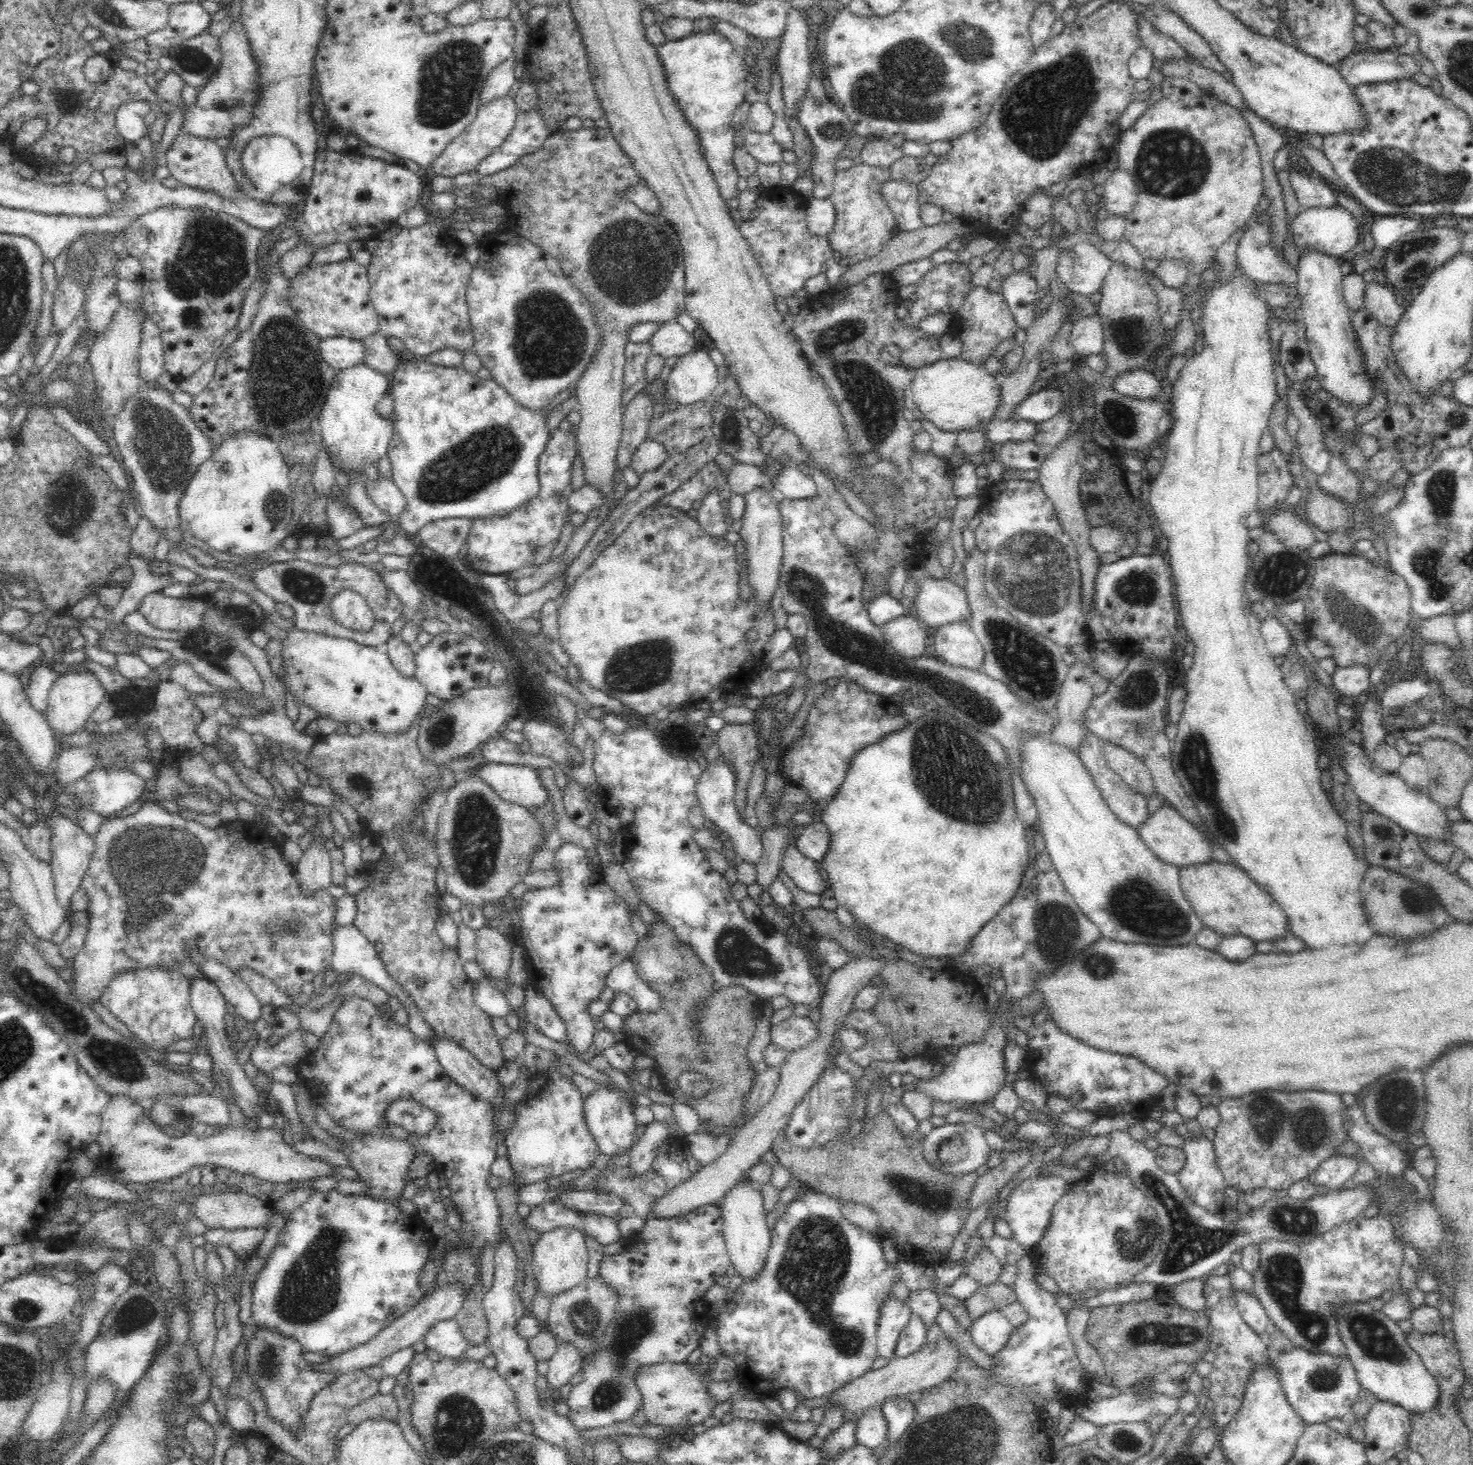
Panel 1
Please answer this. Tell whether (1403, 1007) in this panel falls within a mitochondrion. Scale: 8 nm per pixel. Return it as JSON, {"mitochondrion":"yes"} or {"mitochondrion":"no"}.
{"mitochondrion":"no"}

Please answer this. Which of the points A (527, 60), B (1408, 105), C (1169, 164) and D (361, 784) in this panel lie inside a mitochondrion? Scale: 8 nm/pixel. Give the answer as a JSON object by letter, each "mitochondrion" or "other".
{"A":"other","B":"other","C":"mitochondrion","D":"mitochondrion"}

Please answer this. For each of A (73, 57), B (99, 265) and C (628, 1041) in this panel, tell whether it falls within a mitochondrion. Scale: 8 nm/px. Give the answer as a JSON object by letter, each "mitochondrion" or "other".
{"A":"other","B":"mitochondrion","C":"other"}

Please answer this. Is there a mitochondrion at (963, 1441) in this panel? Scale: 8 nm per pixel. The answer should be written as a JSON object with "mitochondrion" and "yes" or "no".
{"mitochondrion":"yes"}

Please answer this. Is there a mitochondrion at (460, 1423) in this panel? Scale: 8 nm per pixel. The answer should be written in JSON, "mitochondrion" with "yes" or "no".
{"mitochondrion":"yes"}

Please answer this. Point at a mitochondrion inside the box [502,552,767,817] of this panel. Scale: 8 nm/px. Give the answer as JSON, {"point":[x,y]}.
{"point":[628,673]}

